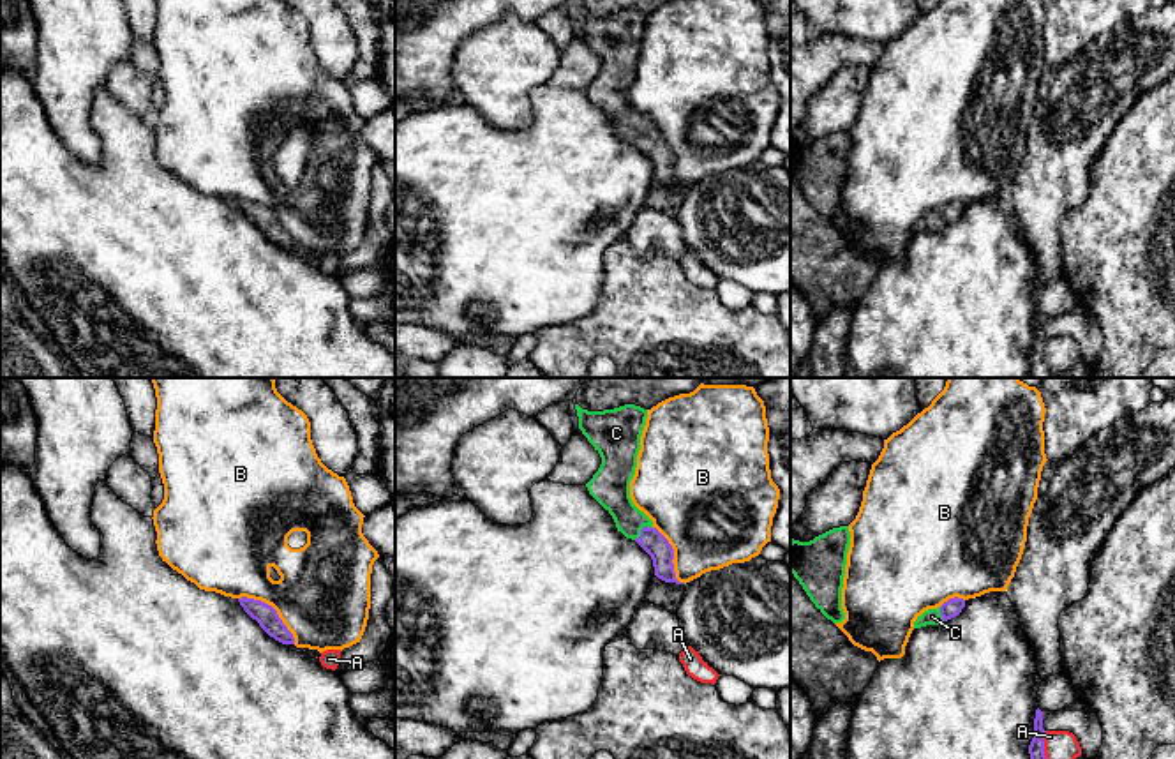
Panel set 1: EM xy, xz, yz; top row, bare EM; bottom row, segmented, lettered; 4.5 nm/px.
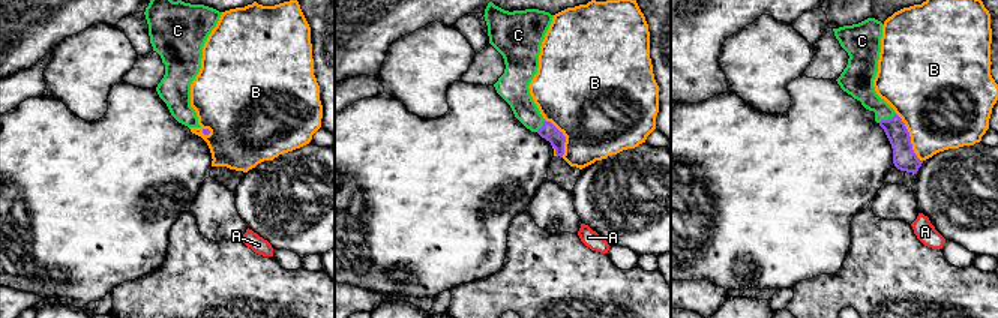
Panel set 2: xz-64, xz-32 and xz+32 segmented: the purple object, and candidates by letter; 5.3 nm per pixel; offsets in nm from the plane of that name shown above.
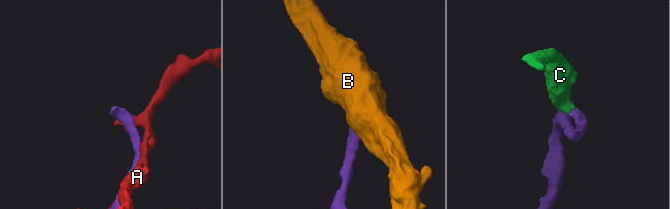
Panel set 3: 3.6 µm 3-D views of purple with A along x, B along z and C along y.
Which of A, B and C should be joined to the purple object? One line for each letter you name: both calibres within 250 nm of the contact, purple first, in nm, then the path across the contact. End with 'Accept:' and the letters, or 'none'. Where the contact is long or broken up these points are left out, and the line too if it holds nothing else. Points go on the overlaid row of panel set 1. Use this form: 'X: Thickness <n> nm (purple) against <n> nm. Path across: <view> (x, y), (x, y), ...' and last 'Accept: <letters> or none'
C: Thickness 110 nm (purple) against 180 nm. Path across: xz (651, 541), (641, 530), (623, 512), (609, 486)
Accept: C

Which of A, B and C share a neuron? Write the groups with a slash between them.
A / B / C

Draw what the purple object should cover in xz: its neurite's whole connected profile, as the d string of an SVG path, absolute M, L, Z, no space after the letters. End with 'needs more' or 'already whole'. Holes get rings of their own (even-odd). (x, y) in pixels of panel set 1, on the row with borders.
M575 404L575 410L579 429L602 457L598 471L586 484L589 494L612 515L617 531L651 556L658 579L685 584L676 579L672 545L630 498L647 410L635 404L603 411Z; needs more

